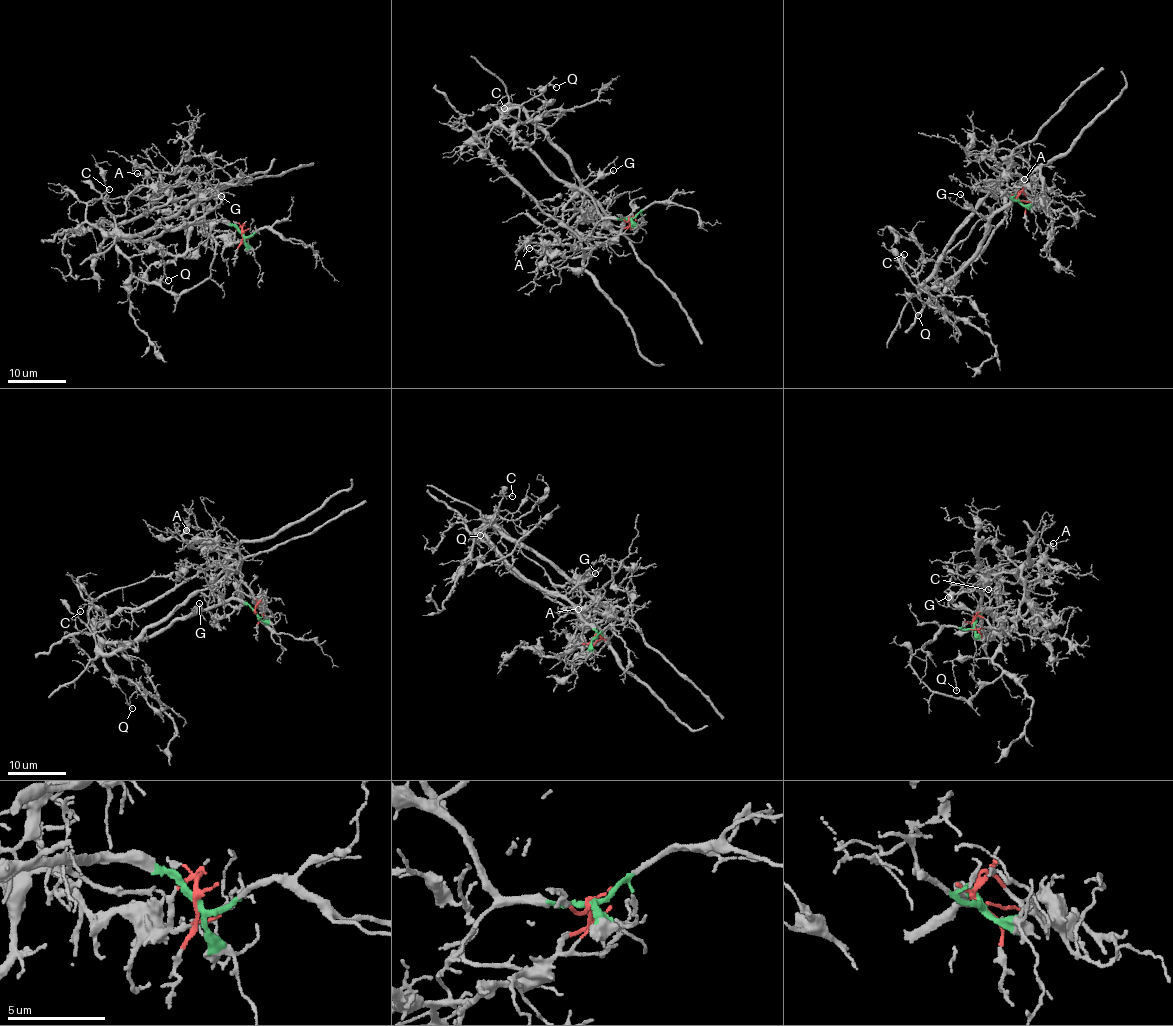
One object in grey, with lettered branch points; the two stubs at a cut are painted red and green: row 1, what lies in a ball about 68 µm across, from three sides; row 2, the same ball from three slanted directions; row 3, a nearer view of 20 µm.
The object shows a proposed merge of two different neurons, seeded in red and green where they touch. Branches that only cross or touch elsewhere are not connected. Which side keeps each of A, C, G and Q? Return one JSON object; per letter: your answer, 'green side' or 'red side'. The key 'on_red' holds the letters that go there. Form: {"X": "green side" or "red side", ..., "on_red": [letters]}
{"A": "red side", "C": "green side", "G": "green side", "Q": "green side", "on_red": ["A"]}

